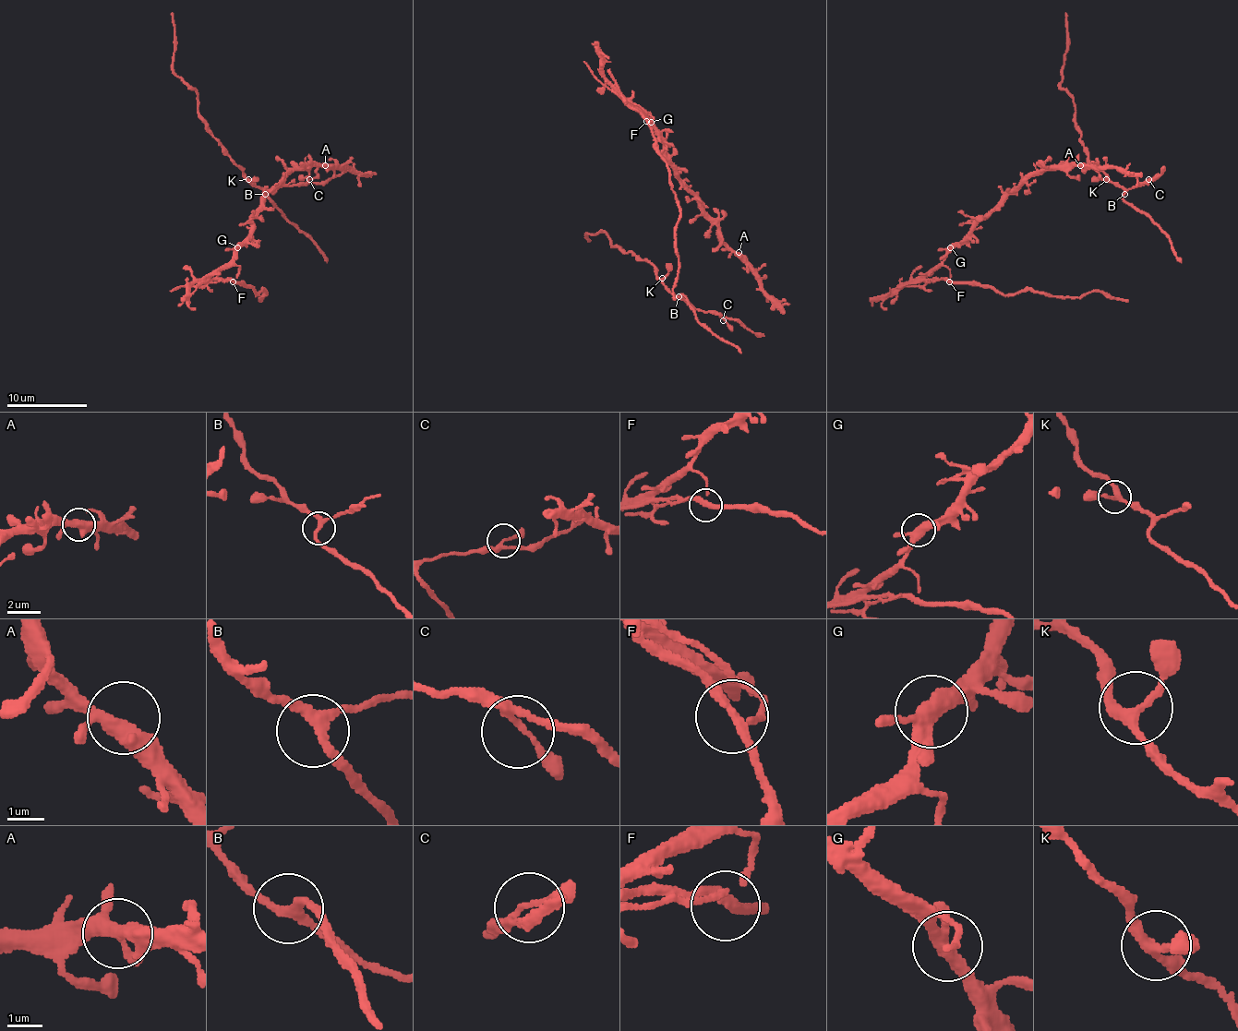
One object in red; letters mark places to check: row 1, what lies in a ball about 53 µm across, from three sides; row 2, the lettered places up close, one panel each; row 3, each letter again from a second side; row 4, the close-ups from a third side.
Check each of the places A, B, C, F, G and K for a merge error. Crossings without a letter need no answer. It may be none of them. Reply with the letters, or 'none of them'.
none of them

